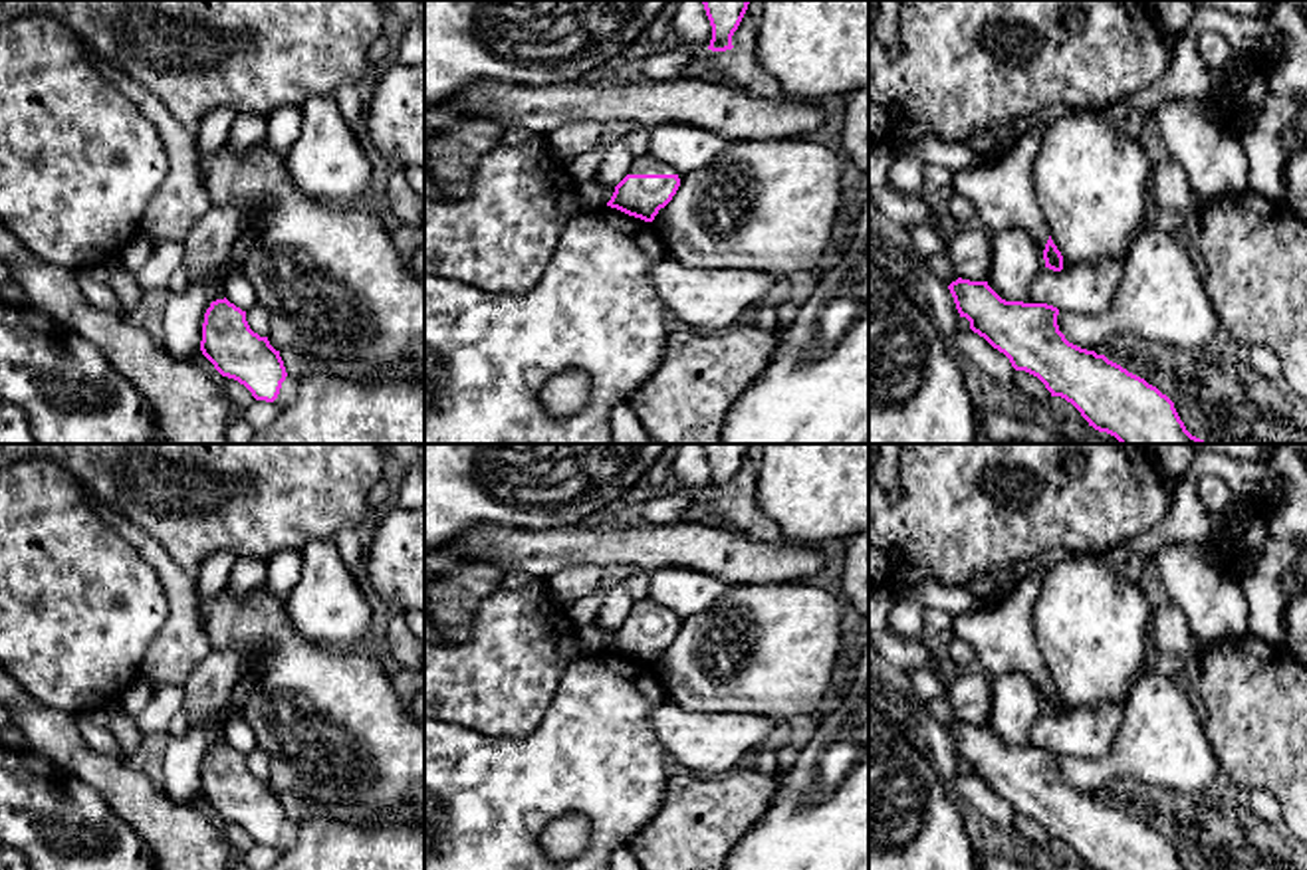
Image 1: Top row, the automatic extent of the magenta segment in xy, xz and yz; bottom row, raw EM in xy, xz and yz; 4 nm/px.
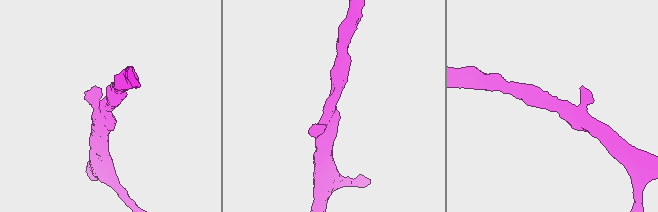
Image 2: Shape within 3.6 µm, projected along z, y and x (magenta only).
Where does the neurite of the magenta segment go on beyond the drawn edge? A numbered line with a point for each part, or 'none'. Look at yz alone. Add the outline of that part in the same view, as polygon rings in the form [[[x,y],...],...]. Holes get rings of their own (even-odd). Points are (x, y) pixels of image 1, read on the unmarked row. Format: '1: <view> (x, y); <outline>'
1: yz (1002, 637); [[[1037,567],[1019,581],[1019,587],[996,606],[972,612],[952,614],[952,634],[966,640],[978,654],[990,678],[1019,672],[1039,690],[1041,706],[1051,674],[1033,644],[1031,610],[1039,597],[1039,587],[1047,567]]]

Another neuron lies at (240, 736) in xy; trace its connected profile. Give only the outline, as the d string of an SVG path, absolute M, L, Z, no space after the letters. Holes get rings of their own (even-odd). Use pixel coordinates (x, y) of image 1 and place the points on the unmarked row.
M236 715L228 721L226 743L236 751L240 751L242 755L248 755L258 747L254 729L248 725L248 721L242 715Z

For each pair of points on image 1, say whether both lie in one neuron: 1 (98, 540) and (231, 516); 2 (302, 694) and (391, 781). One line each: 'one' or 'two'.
1: two
2: one

